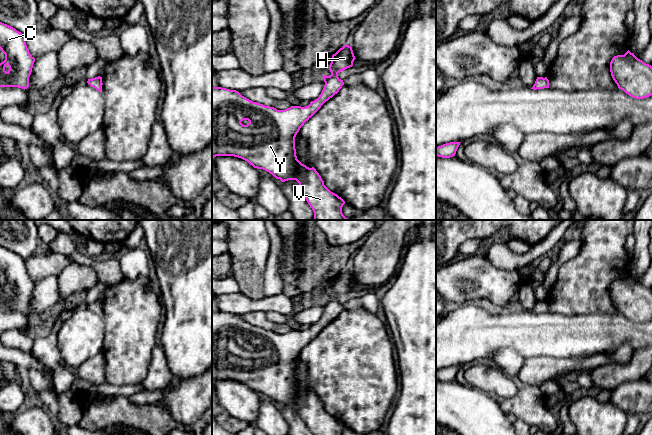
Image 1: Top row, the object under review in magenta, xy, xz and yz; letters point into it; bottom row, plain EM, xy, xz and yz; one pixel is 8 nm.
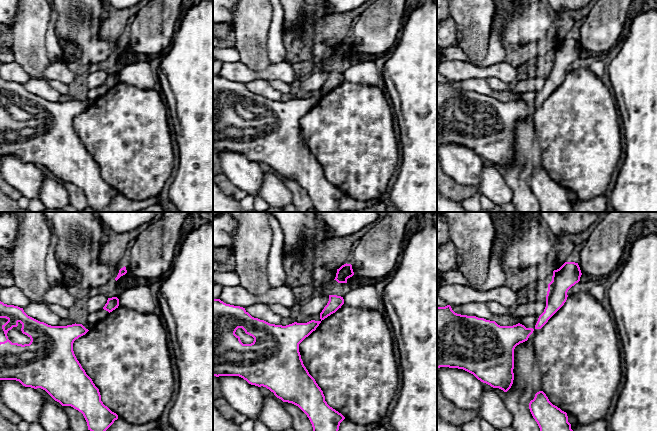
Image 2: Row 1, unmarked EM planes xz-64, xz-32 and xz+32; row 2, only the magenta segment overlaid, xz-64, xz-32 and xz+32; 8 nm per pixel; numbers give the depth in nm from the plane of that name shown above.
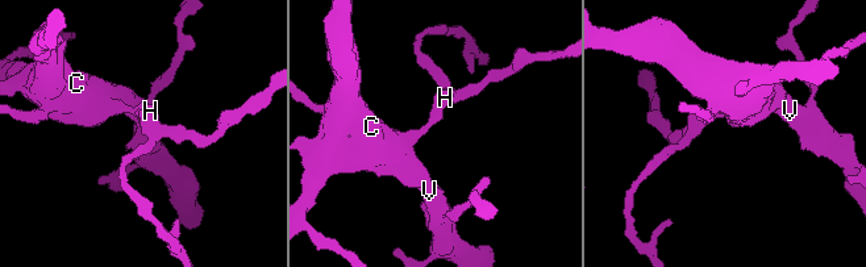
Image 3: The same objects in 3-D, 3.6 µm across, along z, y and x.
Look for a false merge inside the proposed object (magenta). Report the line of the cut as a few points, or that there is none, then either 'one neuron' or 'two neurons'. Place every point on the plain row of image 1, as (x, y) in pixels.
cut none; one neuron

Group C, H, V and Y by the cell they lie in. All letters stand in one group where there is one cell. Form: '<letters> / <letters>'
C H V Y

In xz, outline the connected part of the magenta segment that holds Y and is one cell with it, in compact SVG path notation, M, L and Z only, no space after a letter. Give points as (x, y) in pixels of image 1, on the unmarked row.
M344 269L332 279L330 300L322 300L325 306L319 321L306 331L291 330L285 334L253 326L236 314L212 311L212 383L216 380L234 380L247 385L257 393L263 393L282 406L296 404L299 415L313 435L342 435L345 425L331 416L314 391L302 388L296 380L295 361L300 352L321 330L344 309L338 297L353 290L355 280L352 271Z

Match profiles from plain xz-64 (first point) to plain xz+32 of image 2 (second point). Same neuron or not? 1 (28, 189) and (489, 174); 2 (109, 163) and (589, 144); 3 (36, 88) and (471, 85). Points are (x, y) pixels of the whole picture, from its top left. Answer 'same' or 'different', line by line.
1: different
2: same
3: same

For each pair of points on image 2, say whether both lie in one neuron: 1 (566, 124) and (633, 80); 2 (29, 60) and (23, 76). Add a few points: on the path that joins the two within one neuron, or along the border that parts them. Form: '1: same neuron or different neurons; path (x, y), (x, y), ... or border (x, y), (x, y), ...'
1: different neurons; border (605, 78), (619, 116)
2: different neurons; border (15, 60), (31, 78)

